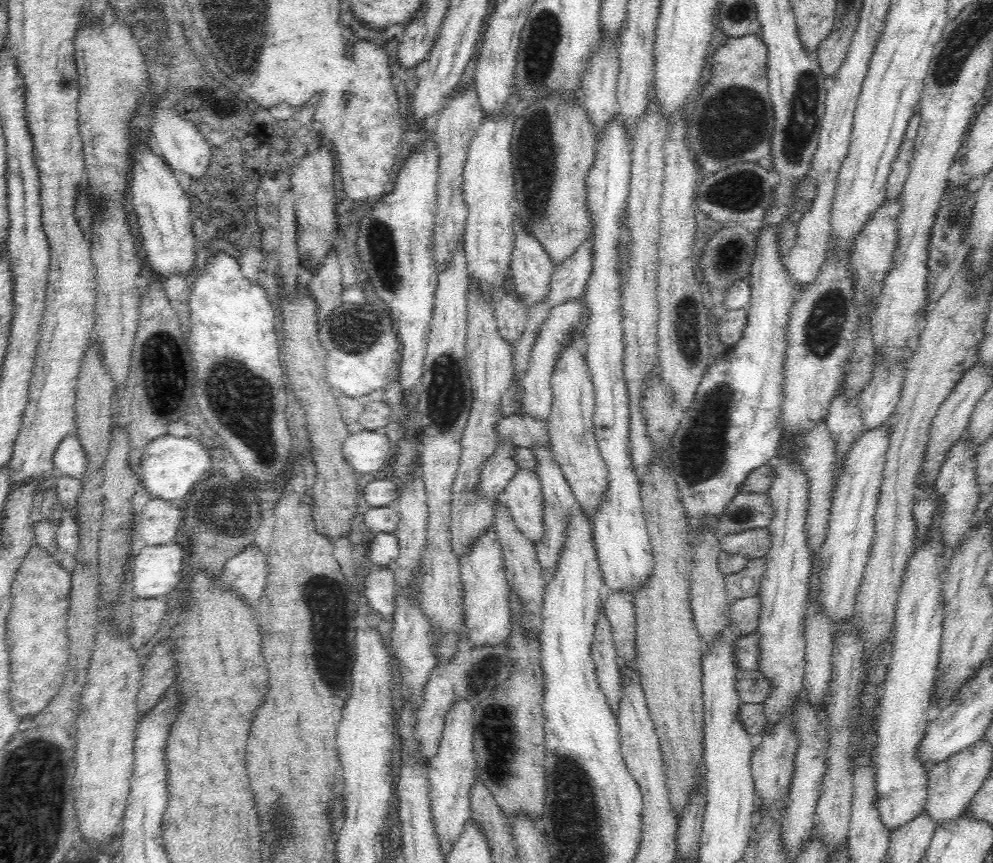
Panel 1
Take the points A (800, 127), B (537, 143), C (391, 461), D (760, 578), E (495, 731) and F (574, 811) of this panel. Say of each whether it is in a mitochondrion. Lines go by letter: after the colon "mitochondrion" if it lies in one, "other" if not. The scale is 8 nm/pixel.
A: mitochondrion
B: mitochondrion
C: other
D: other
E: mitochondrion
F: mitochondrion

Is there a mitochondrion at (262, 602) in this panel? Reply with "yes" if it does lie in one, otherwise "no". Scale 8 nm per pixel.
no

